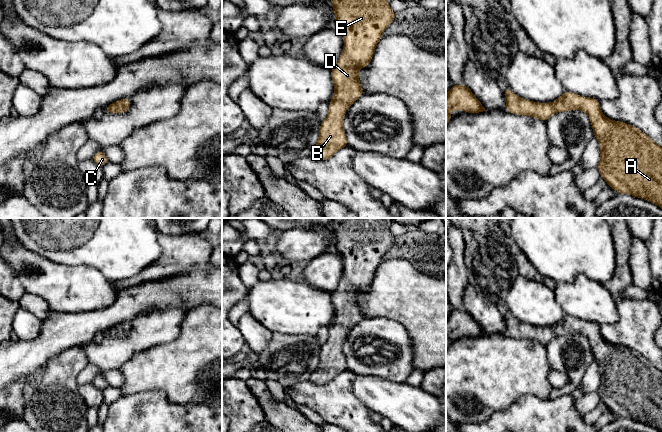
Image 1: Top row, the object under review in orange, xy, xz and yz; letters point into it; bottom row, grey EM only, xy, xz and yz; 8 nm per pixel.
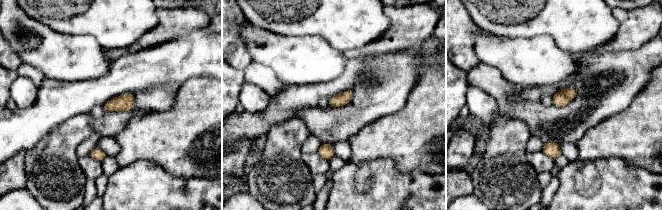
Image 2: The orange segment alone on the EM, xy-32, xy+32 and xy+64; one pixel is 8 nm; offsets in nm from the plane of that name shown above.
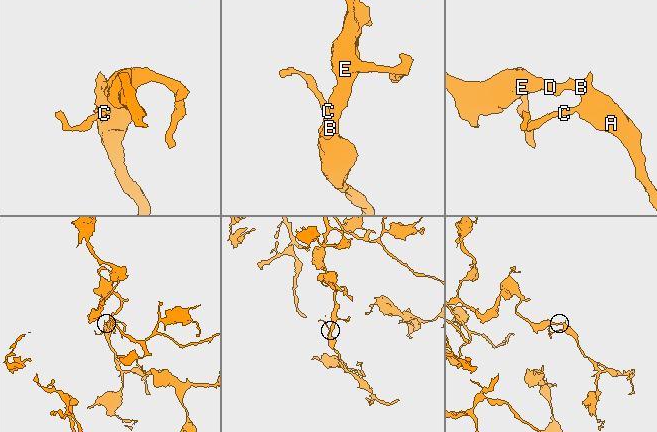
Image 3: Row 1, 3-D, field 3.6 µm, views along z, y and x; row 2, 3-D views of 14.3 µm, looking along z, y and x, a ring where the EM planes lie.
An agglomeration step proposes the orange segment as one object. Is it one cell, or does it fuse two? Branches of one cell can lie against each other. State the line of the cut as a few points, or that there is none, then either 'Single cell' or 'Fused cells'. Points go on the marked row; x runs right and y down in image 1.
No split. Single cell

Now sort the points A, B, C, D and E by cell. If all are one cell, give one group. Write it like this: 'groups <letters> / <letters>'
groups A B C D E

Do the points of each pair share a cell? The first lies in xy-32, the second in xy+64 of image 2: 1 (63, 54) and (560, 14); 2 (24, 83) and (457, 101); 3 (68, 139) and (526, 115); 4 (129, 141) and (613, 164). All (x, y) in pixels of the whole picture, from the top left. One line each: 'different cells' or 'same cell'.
1: same cell
2: different cells
3: different cells
4: different cells

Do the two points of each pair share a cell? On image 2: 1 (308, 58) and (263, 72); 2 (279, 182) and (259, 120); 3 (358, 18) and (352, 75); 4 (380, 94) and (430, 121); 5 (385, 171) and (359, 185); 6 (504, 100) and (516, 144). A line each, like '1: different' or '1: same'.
1: different
2: different
3: different
4: different
5: same
6: different

